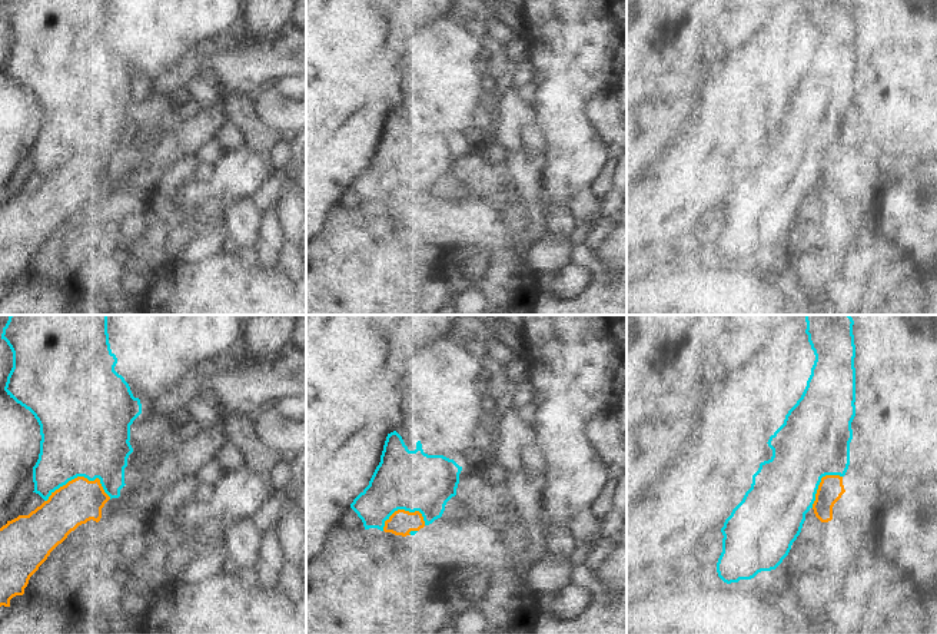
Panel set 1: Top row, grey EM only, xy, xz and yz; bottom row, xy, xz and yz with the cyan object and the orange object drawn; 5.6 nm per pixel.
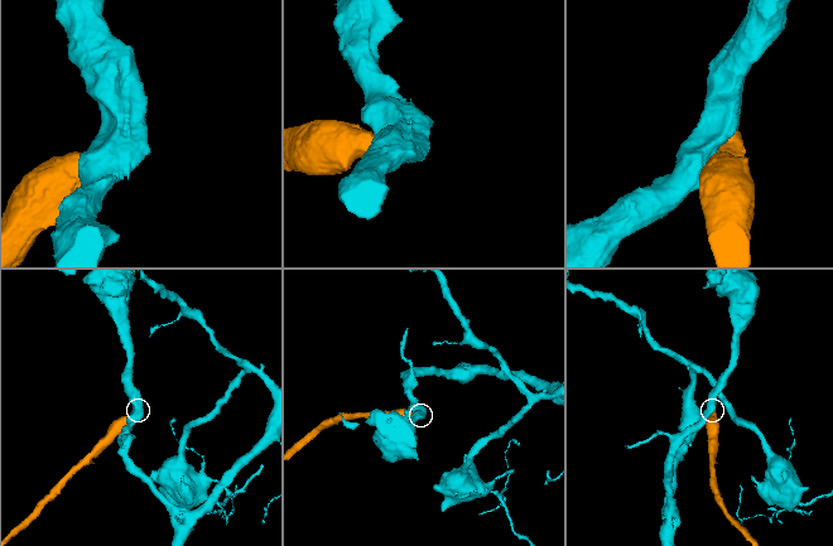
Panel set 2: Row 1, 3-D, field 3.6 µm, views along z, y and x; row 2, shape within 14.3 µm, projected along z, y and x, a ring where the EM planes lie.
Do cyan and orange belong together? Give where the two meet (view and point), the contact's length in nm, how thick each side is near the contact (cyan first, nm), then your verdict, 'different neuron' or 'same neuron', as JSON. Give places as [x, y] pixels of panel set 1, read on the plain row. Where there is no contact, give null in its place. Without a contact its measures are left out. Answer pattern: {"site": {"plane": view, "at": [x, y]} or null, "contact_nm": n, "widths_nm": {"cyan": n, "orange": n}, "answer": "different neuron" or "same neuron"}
{"site": {"plane": "xy", "at": [80, 155]}, "contact_nm": 380, "widths_nm": {"cyan": 500, "orange": 240}, "answer": "different neuron"}

